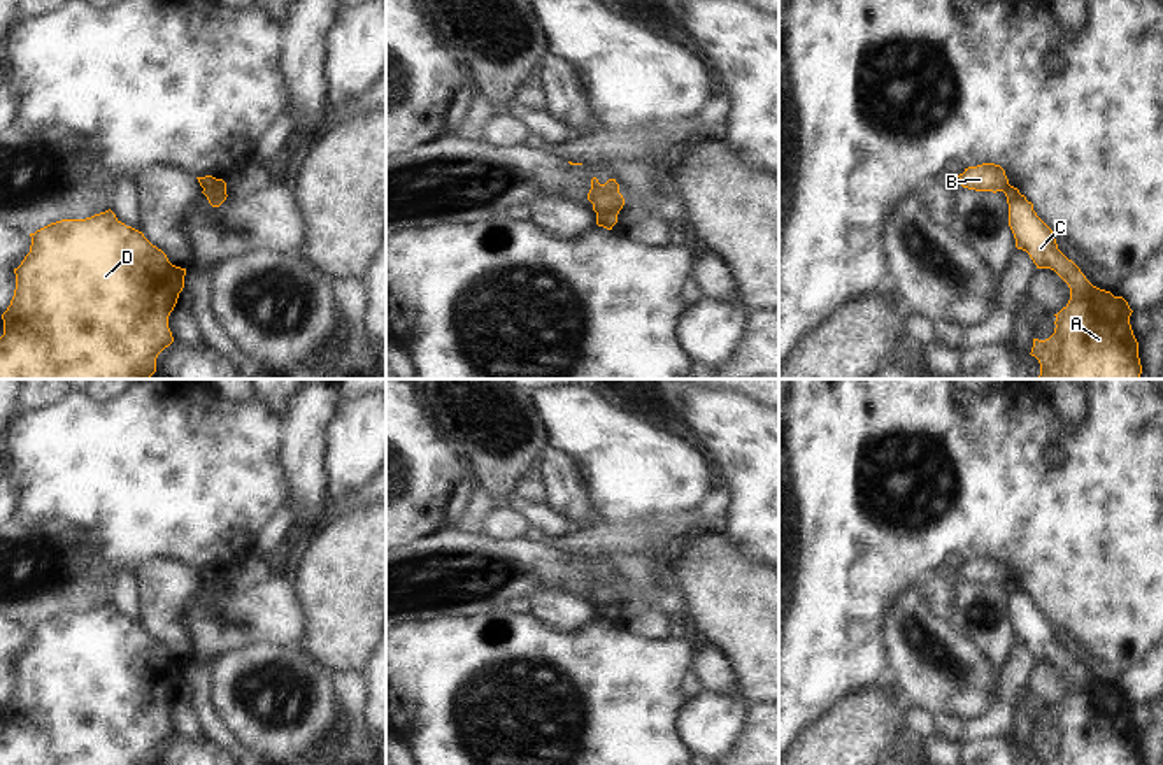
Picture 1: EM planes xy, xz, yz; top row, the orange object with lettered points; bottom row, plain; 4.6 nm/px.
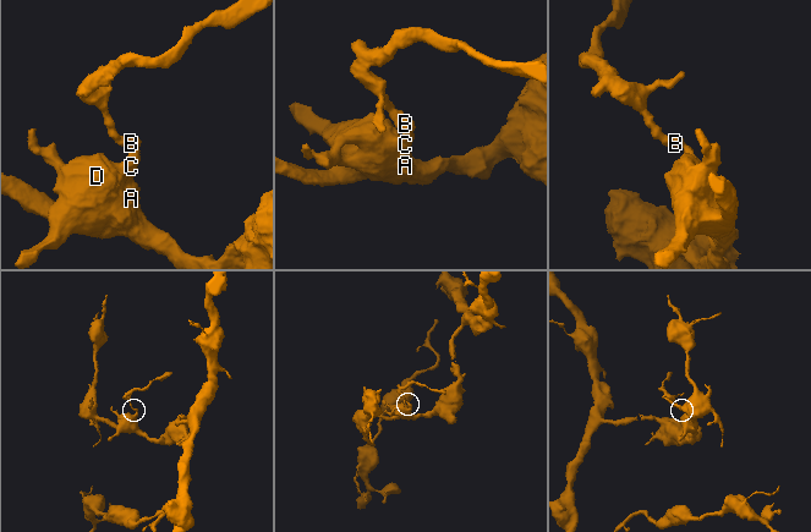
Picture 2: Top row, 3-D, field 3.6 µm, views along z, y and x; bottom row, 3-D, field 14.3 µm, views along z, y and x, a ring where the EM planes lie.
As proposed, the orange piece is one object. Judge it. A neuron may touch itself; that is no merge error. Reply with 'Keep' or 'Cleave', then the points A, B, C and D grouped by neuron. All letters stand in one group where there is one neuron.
Cleave. Groups: A C D / B

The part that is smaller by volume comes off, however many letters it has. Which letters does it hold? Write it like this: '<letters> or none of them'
B

